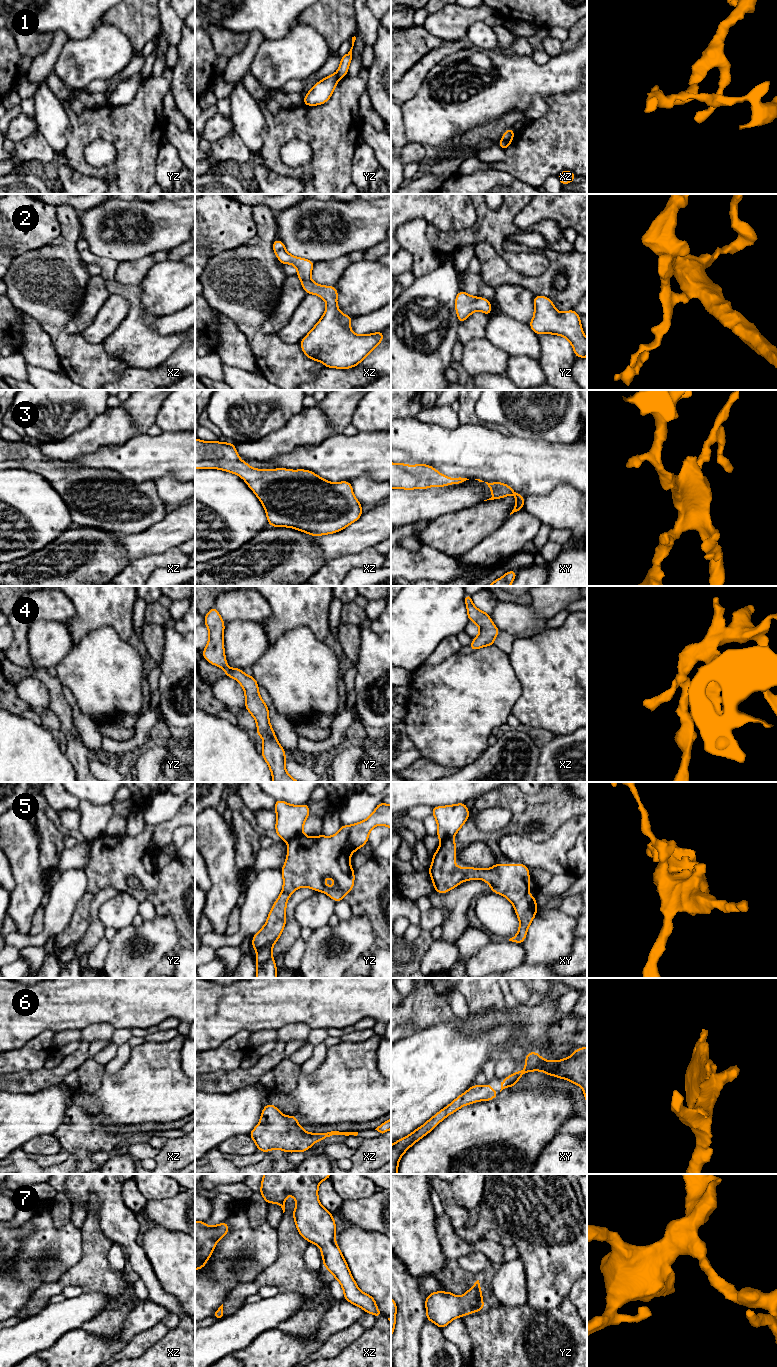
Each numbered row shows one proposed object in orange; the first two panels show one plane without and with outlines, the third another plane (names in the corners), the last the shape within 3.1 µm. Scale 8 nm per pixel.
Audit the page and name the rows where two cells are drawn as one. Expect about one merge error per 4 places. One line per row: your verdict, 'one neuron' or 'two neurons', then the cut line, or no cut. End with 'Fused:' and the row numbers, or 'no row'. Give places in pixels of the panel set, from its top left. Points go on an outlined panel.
1: two neurons; cut xz (502, 139), (510, 140)
2: one neuron; cut none
3: one neuron; cut none
4: one neuron; cut none
5: two neurons; cut yz (302, 833), (289, 841)
6: one neuron; cut none
7: one neuron; cut none
Fused: 1, 5

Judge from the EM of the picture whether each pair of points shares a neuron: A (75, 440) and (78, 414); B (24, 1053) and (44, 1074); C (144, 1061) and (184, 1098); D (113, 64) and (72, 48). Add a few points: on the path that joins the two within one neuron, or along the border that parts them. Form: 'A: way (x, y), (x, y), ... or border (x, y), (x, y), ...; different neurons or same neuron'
A: border (95, 417), (87, 426), (55, 442); different neurons
B: border (43, 1066), (37, 1070), (16, 1071); different neurons
C: way (154, 1071), (174, 1091); same neuron
D: way (103, 58), (82, 58); same neuron

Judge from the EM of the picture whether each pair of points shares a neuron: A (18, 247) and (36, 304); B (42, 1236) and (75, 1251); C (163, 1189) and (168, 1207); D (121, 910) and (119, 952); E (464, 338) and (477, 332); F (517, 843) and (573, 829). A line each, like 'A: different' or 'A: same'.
A: different
B: same
C: different
D: different
E: same
F: same

